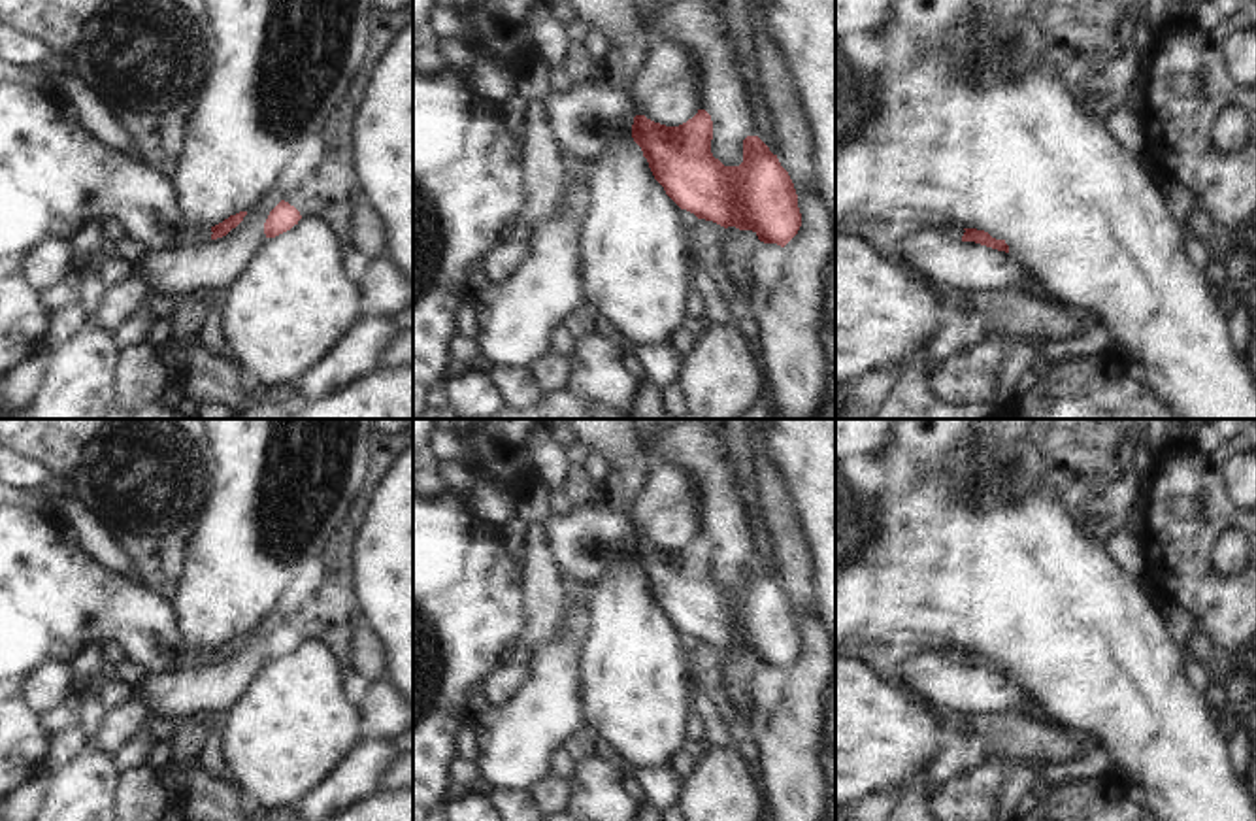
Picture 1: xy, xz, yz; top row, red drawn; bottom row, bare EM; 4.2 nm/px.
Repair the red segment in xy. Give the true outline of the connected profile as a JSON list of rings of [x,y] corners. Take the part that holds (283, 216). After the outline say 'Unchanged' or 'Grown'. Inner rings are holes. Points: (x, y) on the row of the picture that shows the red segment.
[[[281,200],[268,215],[264,223],[266,238],[275,238],[290,230],[302,219],[300,211],[289,202]]]. Unchanged.

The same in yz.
[[[949,226],[949,228],[943,228],[943,234],[954,240],[975,242],[975,243],[1009,253],[1009,245],[1005,243],[1005,240],[996,240],[984,230]]]. Grown.

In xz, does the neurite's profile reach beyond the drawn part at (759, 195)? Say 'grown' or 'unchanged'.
grown

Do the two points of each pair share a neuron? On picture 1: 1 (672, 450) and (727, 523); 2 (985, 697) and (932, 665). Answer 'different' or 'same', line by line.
1: same
2: same

